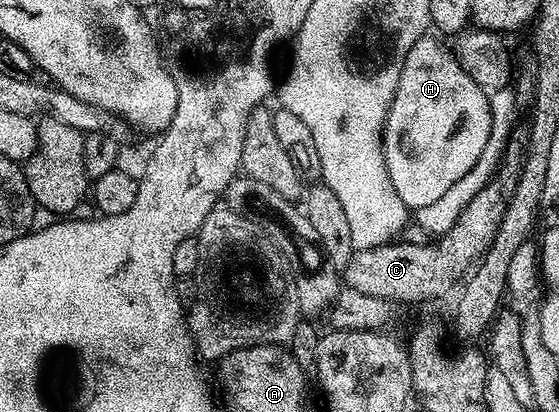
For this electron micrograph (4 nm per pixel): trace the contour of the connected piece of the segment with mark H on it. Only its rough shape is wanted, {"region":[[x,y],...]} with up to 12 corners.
{"region":[[443,39],[402,62],[380,137],[409,210],[489,141],[489,93]]}

